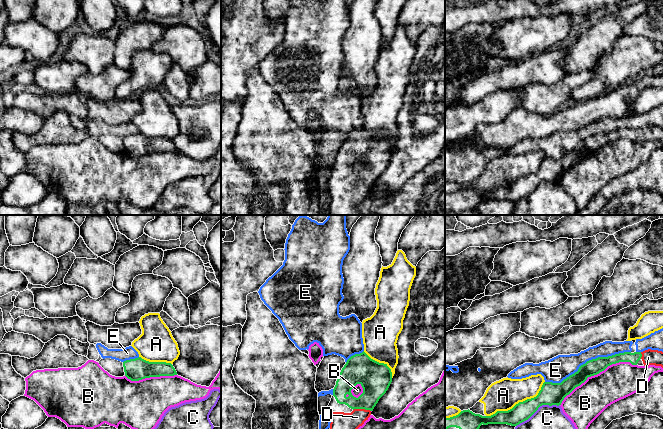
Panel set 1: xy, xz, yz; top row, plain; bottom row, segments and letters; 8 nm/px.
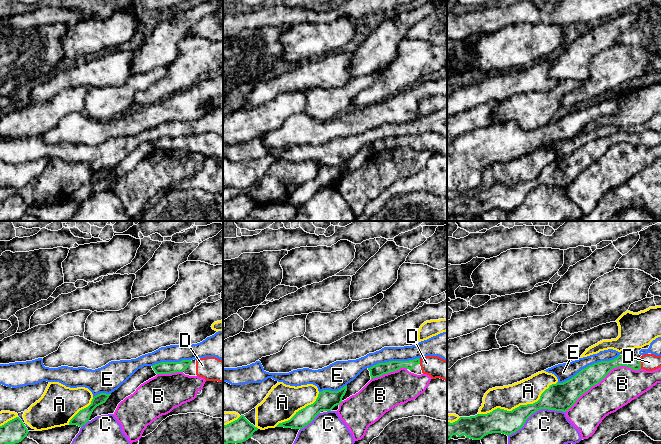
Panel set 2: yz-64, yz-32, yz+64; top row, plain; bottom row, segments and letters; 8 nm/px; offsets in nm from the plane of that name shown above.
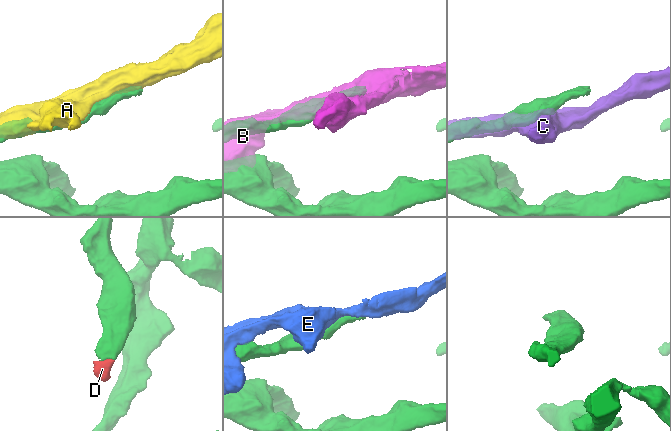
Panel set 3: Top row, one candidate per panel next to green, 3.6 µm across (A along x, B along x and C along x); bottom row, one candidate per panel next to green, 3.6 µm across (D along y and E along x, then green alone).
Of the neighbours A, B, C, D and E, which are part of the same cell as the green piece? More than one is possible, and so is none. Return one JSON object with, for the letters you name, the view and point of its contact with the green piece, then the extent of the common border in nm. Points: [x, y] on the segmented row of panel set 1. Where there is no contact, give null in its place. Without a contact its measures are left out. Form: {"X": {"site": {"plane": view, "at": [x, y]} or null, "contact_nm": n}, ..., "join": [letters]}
{"D": {"site": {"plane": "xz", "at": [362, 408]}, "contact_nm": 140}, "join": ["D"]}

